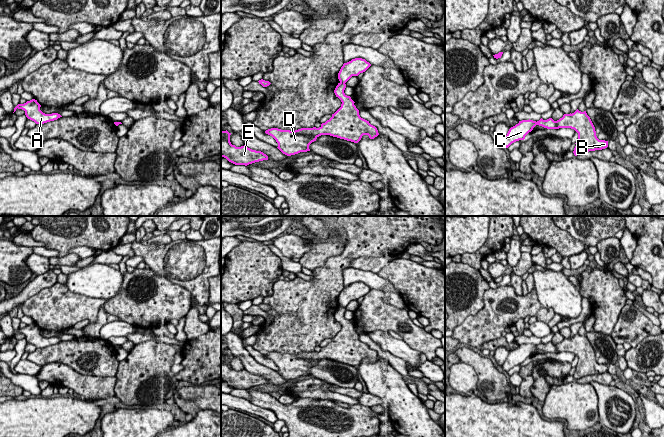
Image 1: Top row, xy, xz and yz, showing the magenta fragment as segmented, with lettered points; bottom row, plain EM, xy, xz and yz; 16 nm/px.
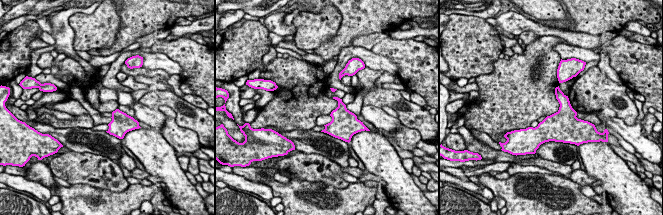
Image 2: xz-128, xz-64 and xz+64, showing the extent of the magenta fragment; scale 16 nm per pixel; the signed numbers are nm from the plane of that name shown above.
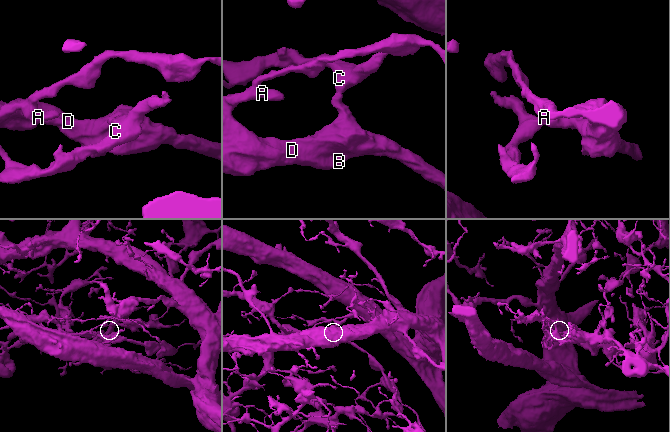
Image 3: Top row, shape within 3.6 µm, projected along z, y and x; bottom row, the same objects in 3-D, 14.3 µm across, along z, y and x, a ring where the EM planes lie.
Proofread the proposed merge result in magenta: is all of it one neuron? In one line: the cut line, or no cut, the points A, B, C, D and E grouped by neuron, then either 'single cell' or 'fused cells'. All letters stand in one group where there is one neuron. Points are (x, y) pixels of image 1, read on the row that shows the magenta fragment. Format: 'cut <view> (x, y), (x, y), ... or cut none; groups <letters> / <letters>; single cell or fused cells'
cut xz (340, 81), (344, 84); groups A B D E / C; fused cells

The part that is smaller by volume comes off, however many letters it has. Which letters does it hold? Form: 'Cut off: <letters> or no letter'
Cut off: C

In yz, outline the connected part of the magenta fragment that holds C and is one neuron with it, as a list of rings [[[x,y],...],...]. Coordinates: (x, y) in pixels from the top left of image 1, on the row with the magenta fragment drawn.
[[[522,120],[518,124],[511,127],[502,141],[504,147],[508,148],[512,143],[524,140],[525,136],[533,130],[536,126],[536,121],[533,120]]]

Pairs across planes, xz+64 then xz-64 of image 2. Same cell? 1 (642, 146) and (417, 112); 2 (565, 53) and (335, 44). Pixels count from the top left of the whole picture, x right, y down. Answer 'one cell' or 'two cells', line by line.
1: two cells
2: two cells

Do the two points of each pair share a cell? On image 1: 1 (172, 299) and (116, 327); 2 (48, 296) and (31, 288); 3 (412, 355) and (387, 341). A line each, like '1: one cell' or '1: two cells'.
1: two cells
2: two cells
3: one cell

